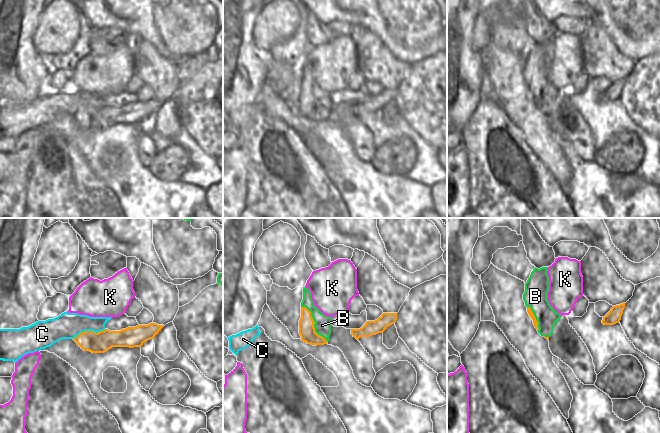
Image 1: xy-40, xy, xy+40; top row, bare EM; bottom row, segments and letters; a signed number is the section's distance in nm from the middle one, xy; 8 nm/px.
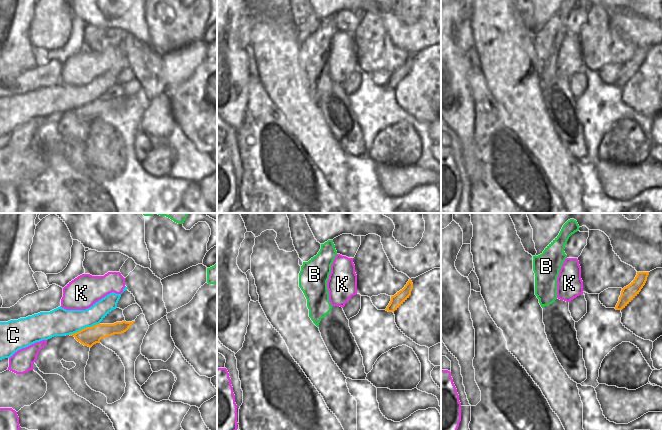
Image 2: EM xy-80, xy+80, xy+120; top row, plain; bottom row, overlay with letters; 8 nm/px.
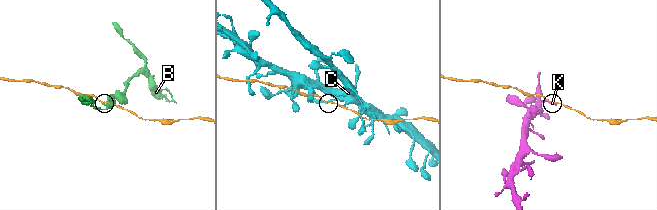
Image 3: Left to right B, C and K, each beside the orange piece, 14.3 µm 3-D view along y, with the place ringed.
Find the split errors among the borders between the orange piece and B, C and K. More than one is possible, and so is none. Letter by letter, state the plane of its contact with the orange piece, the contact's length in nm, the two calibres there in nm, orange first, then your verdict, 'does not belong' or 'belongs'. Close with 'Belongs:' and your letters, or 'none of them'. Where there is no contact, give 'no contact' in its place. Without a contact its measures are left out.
B: xy | 360 nm | 130/130 nm | does not belong
C: xy-40 | 280 nm | 170/200 nm | does not belong
K: no contact | does not belong
Belongs: none of them

